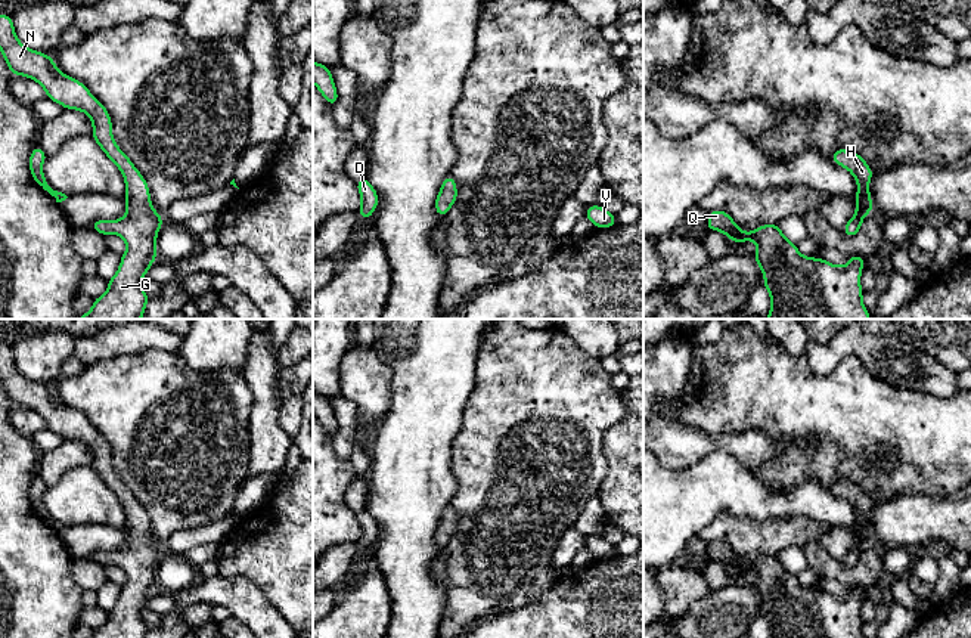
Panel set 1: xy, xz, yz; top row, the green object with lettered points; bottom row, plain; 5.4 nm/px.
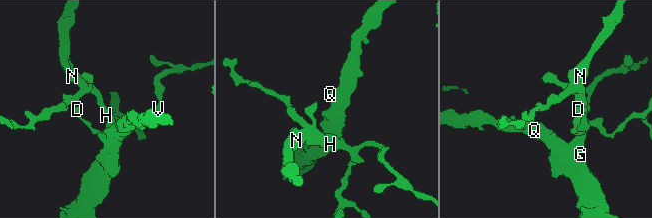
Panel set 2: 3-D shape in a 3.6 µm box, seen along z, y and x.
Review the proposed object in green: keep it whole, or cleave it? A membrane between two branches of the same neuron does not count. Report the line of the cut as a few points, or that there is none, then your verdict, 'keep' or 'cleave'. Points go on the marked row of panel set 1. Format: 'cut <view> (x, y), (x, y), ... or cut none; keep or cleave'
cut none; keep

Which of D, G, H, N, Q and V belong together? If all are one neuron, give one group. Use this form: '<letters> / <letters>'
D G H N Q V

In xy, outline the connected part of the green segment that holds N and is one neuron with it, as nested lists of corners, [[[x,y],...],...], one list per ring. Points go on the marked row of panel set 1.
[[[0,15],[0,52],[13,75],[35,80],[50,100],[90,117],[91,137],[117,164],[125,180],[125,216],[120,220],[96,220],[90,227],[103,236],[120,235],[127,250],[117,273],[108,281],[108,291],[78,319],[140,319],[149,301],[142,278],[156,260],[156,235],[164,222],[151,204],[145,177],[115,143],[106,108],[81,81],[65,75],[52,56],[25,47],[18,40],[9,15]]]

